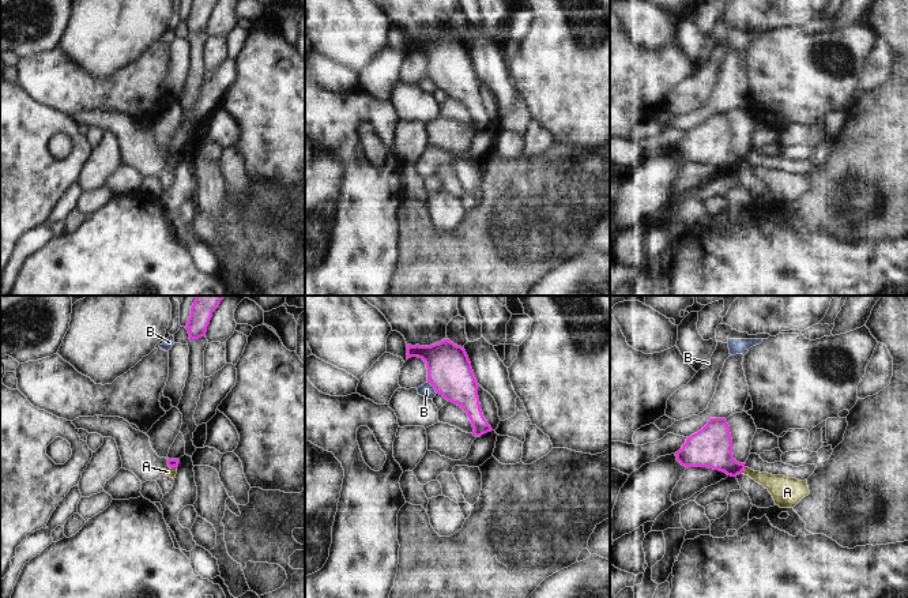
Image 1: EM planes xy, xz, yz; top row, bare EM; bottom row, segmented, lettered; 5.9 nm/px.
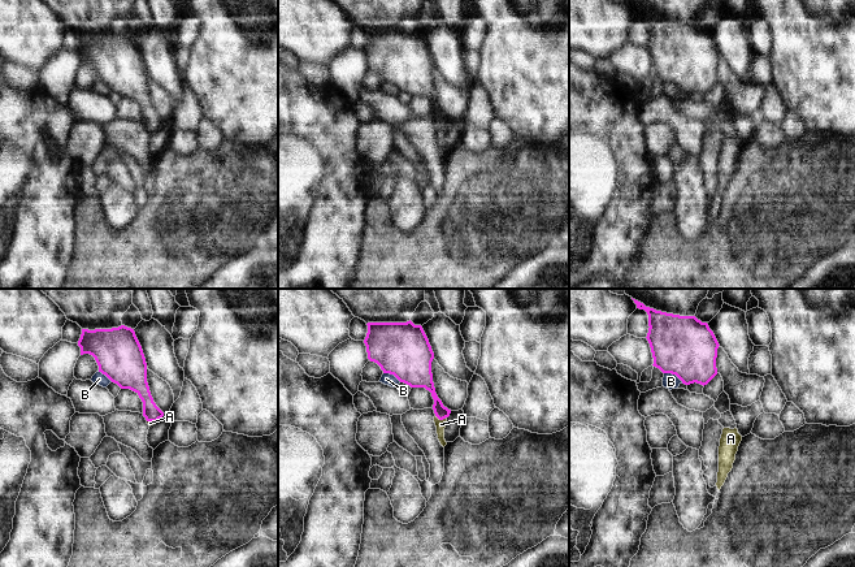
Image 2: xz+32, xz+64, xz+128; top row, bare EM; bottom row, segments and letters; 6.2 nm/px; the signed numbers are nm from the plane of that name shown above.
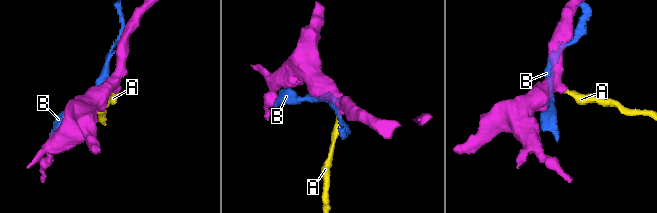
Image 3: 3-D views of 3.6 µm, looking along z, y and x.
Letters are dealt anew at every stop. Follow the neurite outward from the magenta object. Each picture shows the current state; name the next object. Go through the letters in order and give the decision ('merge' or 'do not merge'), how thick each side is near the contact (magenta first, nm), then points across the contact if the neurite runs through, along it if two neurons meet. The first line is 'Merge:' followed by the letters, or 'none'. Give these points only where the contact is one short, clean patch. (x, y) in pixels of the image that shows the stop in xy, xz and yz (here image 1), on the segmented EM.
Merge: A
A: merge; 240 nm thick on the magenta side, 140 nm on the other; runs through yz (711, 447), (731, 467), (743, 469), (780, 488)
B: do not merge; 260 nm thick on the magenta side, 80 nm on the other

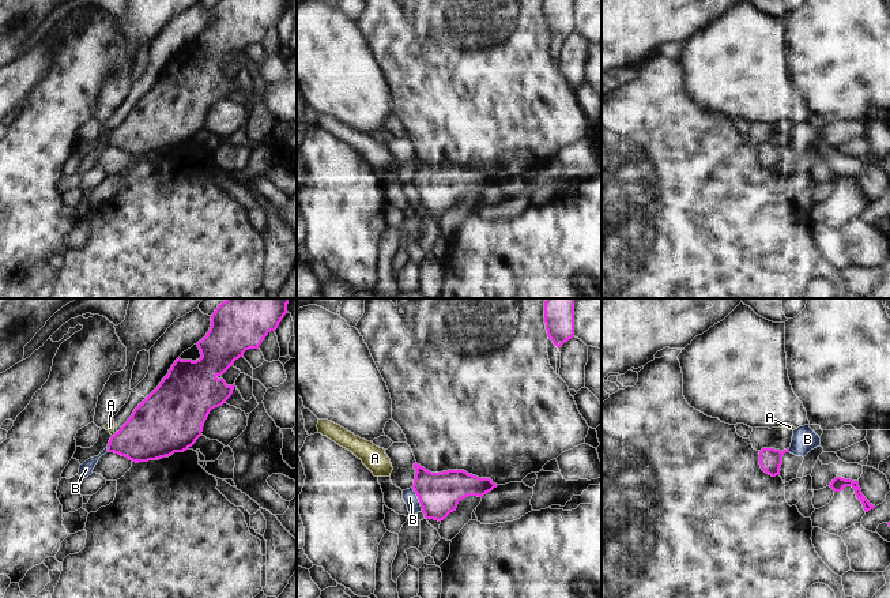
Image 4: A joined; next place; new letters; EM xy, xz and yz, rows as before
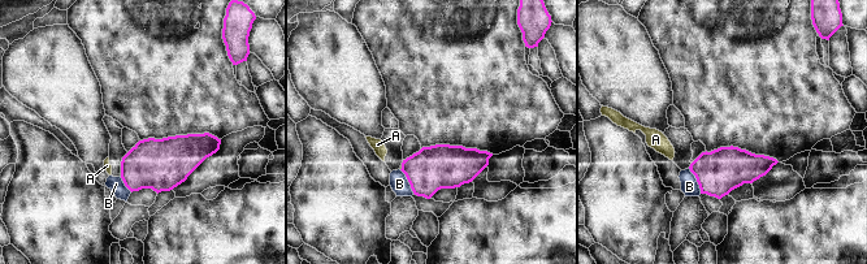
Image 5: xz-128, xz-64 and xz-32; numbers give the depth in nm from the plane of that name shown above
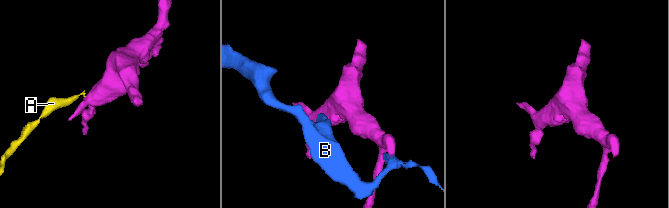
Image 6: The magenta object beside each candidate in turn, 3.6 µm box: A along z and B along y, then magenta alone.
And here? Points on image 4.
Merge: none
A: do not merge; 320 nm thick on the magenta side, 50 nm on the other; border along xy (114, 433), (112, 436)
B: do not merge; 240 nm thick on the magenta side, 90 nm on the other

